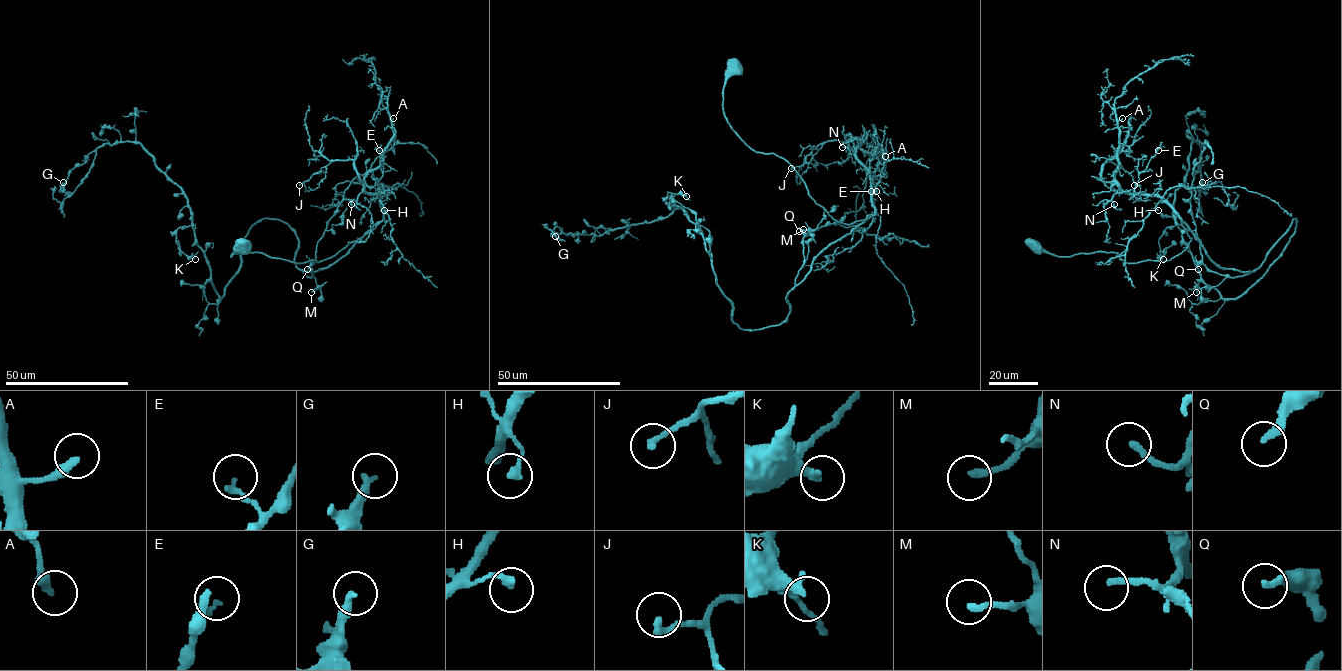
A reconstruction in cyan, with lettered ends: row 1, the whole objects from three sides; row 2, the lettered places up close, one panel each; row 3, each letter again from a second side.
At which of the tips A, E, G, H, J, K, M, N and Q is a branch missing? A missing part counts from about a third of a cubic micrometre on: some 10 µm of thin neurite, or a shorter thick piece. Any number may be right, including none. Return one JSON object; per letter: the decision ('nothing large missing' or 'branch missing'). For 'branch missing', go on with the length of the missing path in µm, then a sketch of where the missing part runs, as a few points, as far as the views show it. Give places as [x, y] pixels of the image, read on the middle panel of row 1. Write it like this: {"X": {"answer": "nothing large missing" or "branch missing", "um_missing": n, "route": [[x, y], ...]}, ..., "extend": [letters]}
{"A": {"answer": "nothing large missing"}, "E": {"answer": "nothing large missing"}, "G": {"answer": "nothing large missing"}, "H": {"answer": "nothing large missing"}, "J": {"answer": "nothing large missing"}, "K": {"answer": "nothing large missing"}, "M": {"answer": "nothing large missing"}, "N": {"answer": "nothing large missing"}, "Q": {"answer": "nothing large missing"}, "extend": []}

